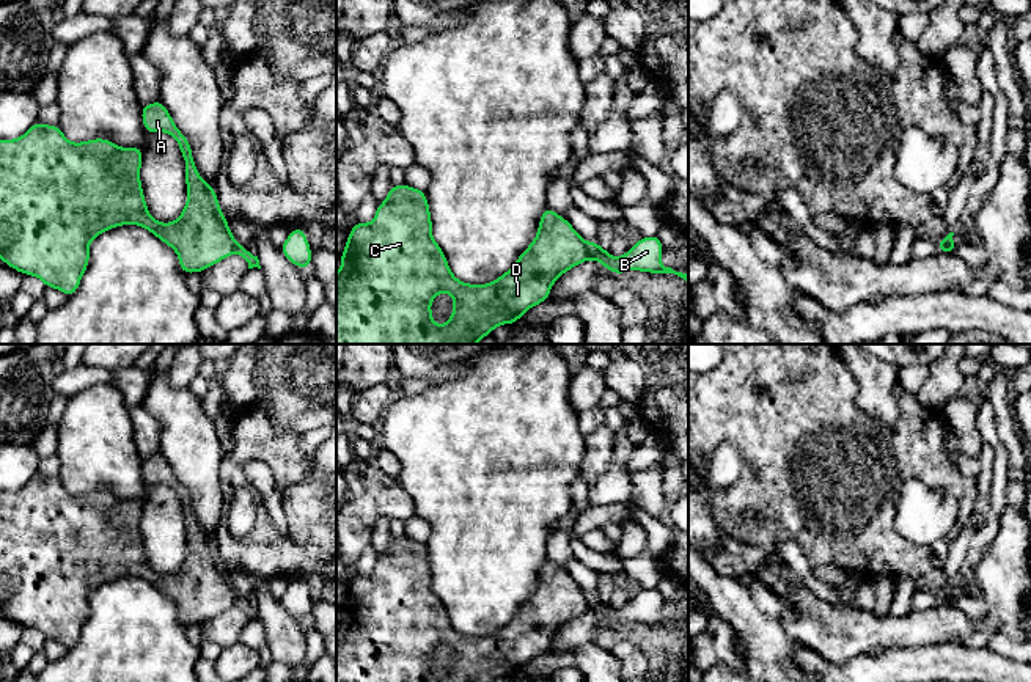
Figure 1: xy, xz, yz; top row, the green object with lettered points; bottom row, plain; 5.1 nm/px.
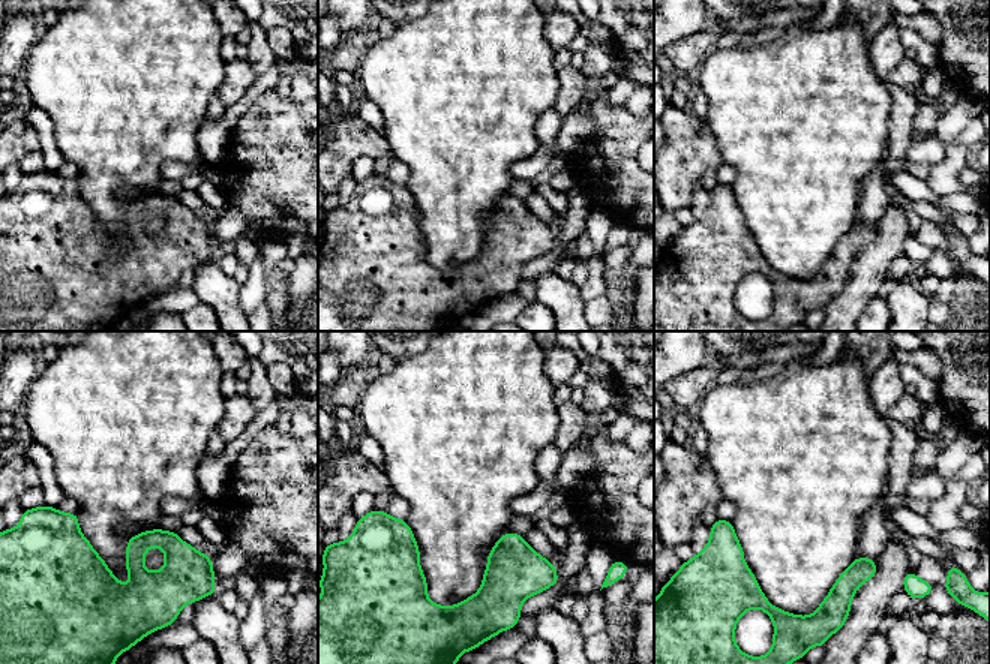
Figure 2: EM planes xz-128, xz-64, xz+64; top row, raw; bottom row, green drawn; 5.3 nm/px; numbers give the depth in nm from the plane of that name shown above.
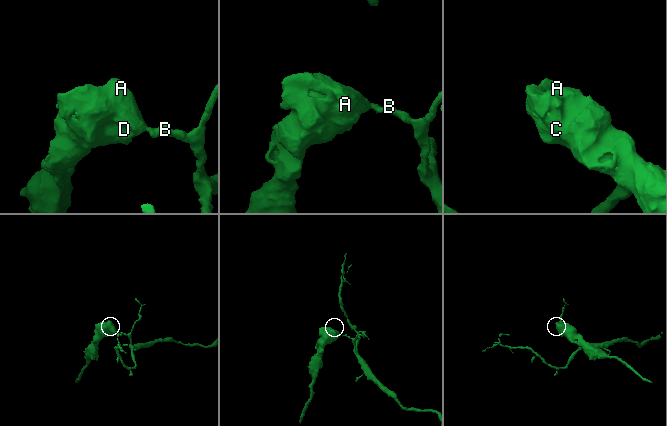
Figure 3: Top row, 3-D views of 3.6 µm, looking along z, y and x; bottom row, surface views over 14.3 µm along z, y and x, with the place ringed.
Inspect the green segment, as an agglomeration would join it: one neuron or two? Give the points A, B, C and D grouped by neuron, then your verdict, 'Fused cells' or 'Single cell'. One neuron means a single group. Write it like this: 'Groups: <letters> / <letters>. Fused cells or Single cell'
Groups: A C D / B. Fused cells

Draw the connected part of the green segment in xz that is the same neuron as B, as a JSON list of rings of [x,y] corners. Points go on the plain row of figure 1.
[[[659,588],[641,589],[627,605],[621,610],[613,610],[608,602],[604,602],[597,592],[586,594],[589,611],[599,613],[607,622],[619,627],[629,622],[640,622],[649,625],[674,625],[685,633],[688,625],[676,624],[660,614],[663,596]]]

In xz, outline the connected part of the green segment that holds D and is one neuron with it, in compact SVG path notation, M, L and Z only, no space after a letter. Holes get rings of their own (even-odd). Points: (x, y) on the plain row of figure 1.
M391 537L387 552L377 556L374 572L357 574L347 588L336 625L336 682L493 682L511 677L531 658L544 655L564 624L589 611L583 589L564 569L545 559L534 592L512 619L489 636L470 636L451 625L431 583L424 542ZM440 644L454 651L451 671L443 677L432 673L431 663L431 654Z

